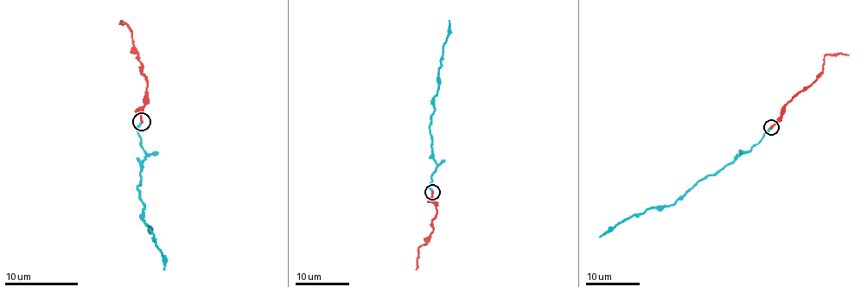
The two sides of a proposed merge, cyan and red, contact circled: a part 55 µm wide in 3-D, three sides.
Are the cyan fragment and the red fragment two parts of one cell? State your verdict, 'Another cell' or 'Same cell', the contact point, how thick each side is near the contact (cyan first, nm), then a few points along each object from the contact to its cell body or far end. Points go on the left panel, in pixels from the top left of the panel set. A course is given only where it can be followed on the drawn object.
Same cell. Place: (141, 121). Thickness 190 nm (cyan) against 190 nm. Course of cyan: (142, 121), (138, 136), (140, 147), (147, 154), (138, 187), (143, 220), (163, 257), (163, 270). Course of red: (142, 121), (140, 108), (143, 105), (147, 88), (142, 62), (132, 44), (132, 35), (124, 22), (119, 23)

